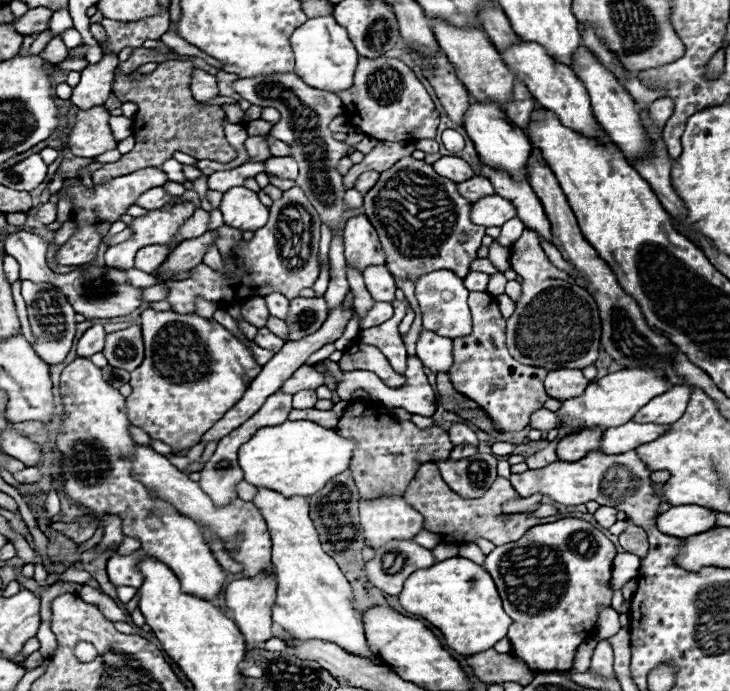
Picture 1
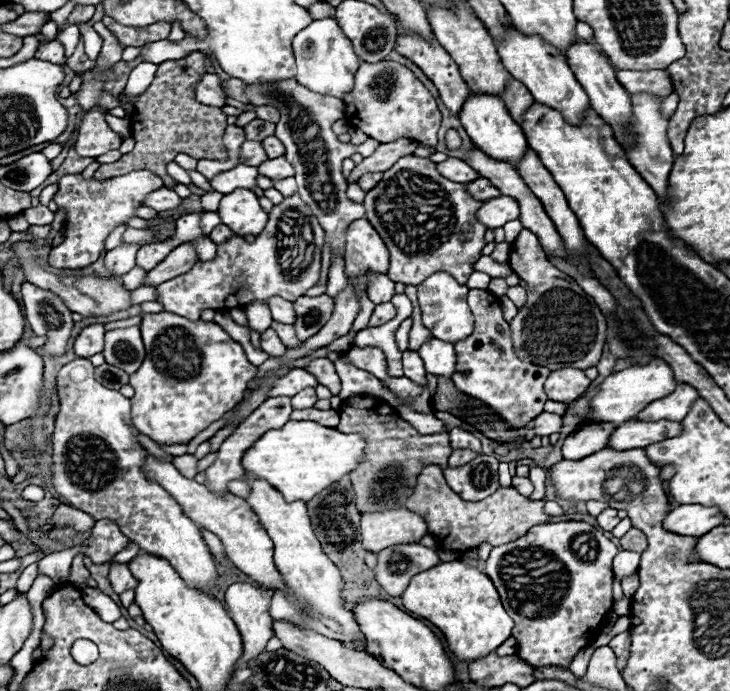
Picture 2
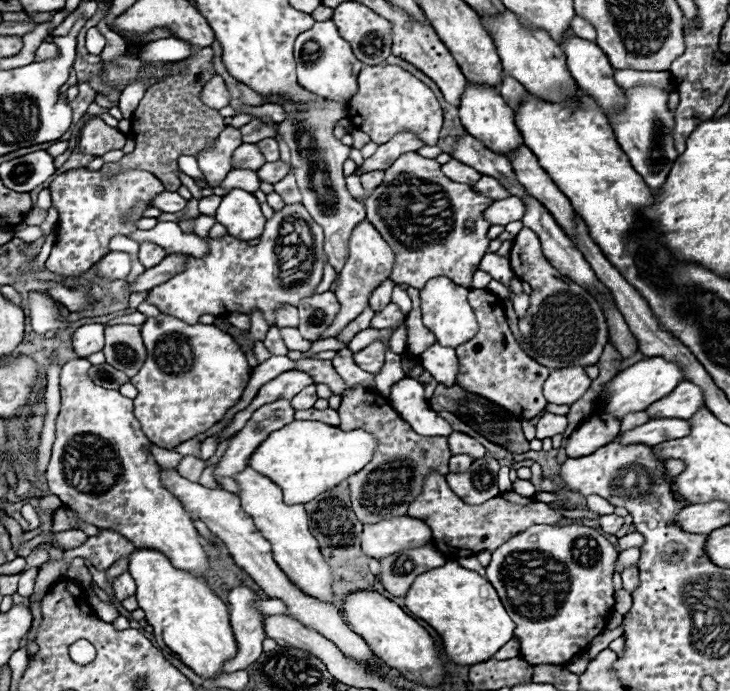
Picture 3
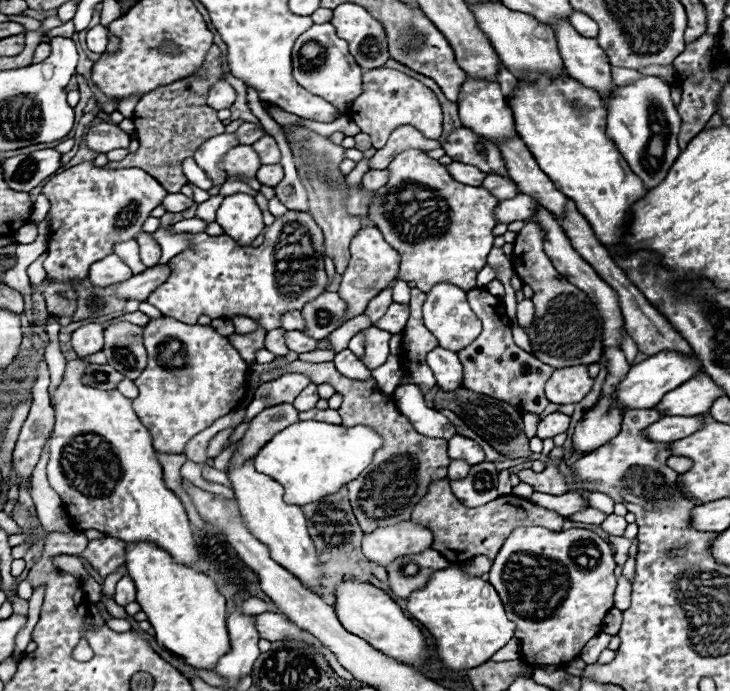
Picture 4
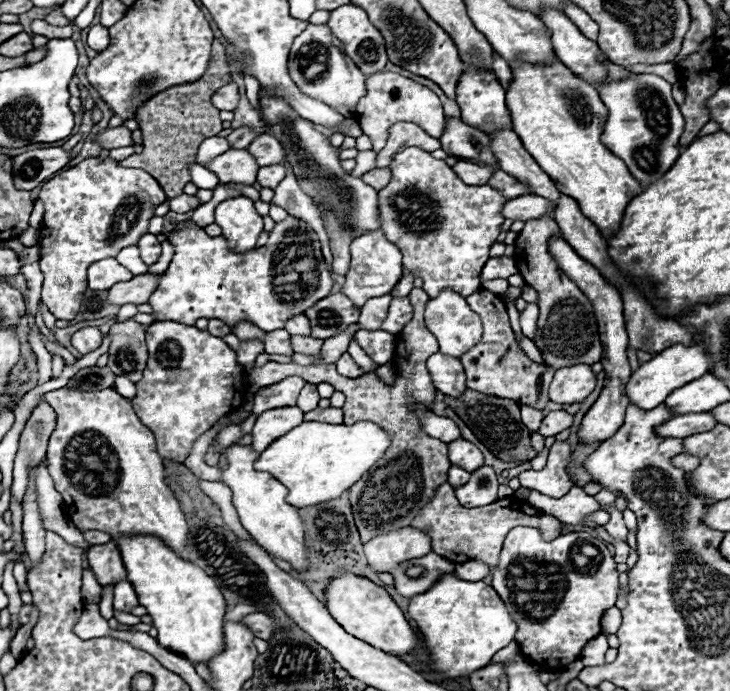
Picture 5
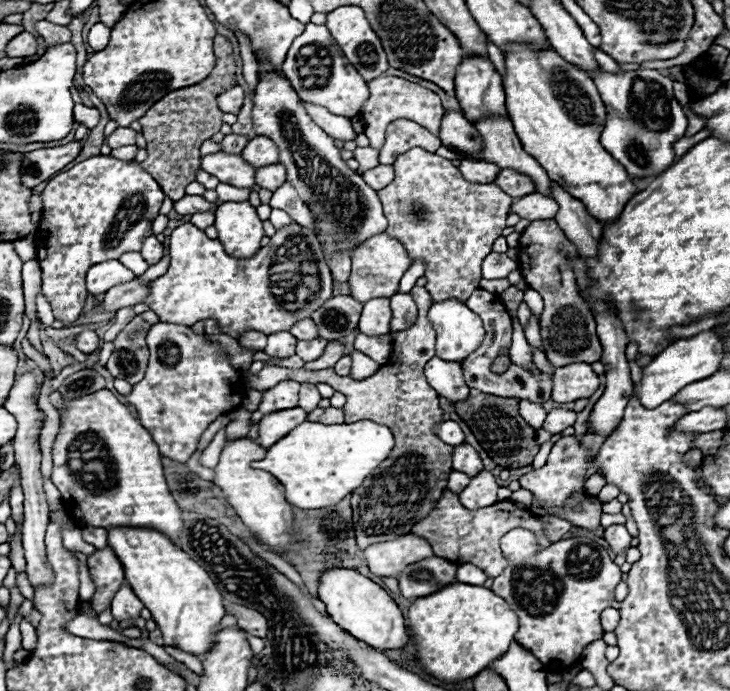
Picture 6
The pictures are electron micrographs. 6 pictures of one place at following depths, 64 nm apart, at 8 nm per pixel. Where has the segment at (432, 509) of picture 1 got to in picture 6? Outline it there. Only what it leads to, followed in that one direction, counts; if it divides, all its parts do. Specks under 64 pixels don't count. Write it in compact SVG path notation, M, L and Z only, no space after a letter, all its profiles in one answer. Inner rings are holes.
M446 488L446 490L442 490L442 496L436 502L434 510L426 518L422 518L418 524L414 524L412 532L430 542L430 546L434 550L434 556L446 558L446 560L450 560L454 564L466 564L466 562L476 564L490 578L494 578L506 566L506 560L502 558L502 552L500 552L500 538L510 528L518 528L518 526L530 528L532 532L538 534L538 538L542 538L542 544L550 544L550 540L548 540L548 536L544 532L546 522L536 518L530 510L518 508L510 500L502 500L502 502L496 502L492 506L478 508L478 510L466 510L458 502L458 496Z

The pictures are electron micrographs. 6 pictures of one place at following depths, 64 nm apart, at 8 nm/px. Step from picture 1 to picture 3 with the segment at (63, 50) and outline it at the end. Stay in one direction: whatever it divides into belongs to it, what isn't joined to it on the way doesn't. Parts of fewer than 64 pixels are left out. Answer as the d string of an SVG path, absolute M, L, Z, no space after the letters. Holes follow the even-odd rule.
M42 42L36 52L36 60L48 60L48 58L58 58L58 46L54 42Z

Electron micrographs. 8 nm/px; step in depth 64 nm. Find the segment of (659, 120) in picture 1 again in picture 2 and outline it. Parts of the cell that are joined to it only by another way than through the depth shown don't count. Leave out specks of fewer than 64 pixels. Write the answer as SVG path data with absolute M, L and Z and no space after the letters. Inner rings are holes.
M672 92L670 96L666 96L666 98L662 98L662 104L660 104L660 114L664 116L664 118L670 118L672 114L674 114L674 110L676 110L676 104L678 104L678 96Z

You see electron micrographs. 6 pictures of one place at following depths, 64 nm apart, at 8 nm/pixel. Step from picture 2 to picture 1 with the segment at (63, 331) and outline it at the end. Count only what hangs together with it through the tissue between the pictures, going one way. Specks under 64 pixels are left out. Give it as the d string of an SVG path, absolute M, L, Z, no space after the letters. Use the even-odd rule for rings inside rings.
M28 280L22 282L22 296L28 306L28 320L30 320L32 334L36 336L36 344L32 344L34 352L50 366L64 362L74 340L74 328L76 328L74 308L68 304L66 296L50 282L40 282L40 284Z

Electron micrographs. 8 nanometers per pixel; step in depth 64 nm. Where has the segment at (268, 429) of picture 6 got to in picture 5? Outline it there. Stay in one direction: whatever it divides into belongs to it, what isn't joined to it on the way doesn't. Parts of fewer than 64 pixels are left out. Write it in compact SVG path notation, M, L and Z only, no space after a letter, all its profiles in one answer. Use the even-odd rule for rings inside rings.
M286 406L286 408L274 408L266 410L256 418L256 424L252 428L252 442L250 448L256 452L262 452L270 440L276 440L282 436L282 432L288 432L294 424L302 422L304 412L298 410L296 406Z

